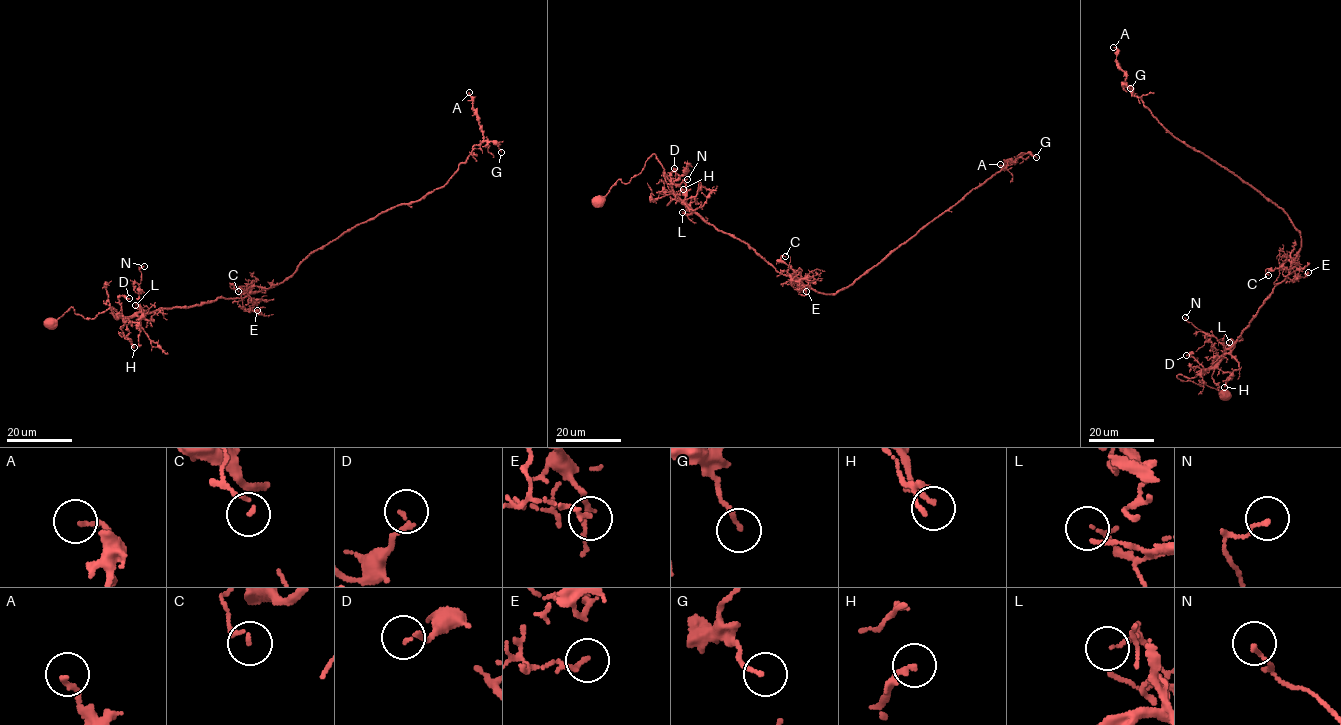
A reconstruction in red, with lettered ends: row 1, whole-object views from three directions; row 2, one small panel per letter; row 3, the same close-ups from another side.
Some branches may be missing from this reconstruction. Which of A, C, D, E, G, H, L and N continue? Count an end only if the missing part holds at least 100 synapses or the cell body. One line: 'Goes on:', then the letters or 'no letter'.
Goes on: no letter

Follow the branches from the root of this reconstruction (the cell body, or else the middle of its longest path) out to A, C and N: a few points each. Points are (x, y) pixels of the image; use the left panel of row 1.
A: (52, 323), (71, 307), (117, 320), (283, 283), (344, 233), (443, 186), (483, 139), (469, 92)
C: (52, 323), (71, 307), (85, 319), (109, 308), (117, 320), (244, 297), (251, 289), (234, 283), (238, 291)
N: (52, 323), (71, 307), (85, 319), (109, 308), (117, 320), (138, 314), (139, 269), (144, 266)

